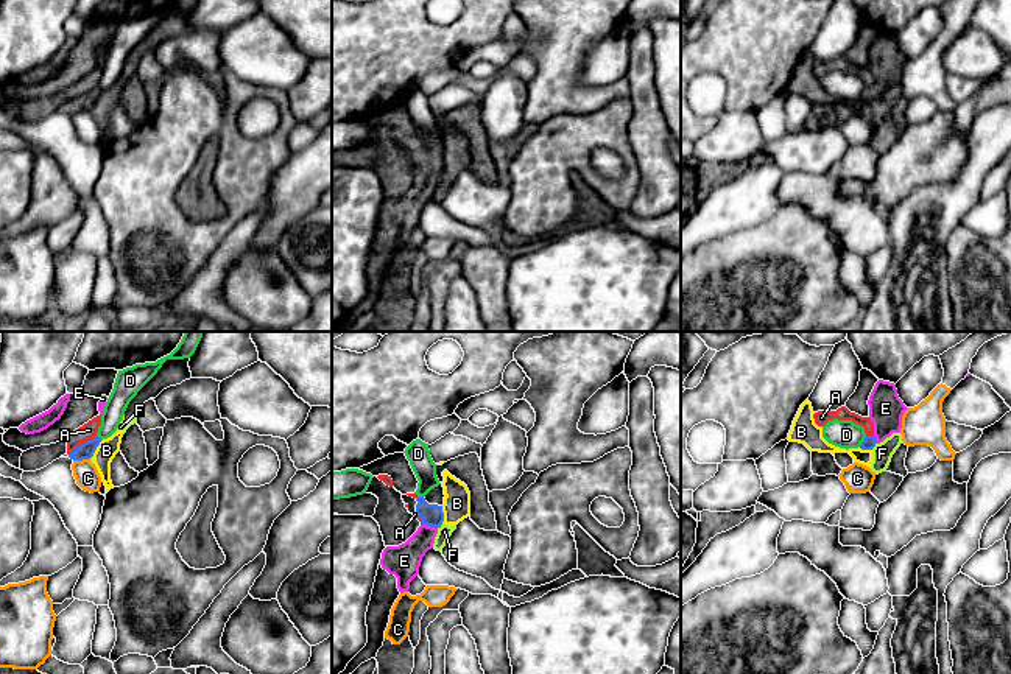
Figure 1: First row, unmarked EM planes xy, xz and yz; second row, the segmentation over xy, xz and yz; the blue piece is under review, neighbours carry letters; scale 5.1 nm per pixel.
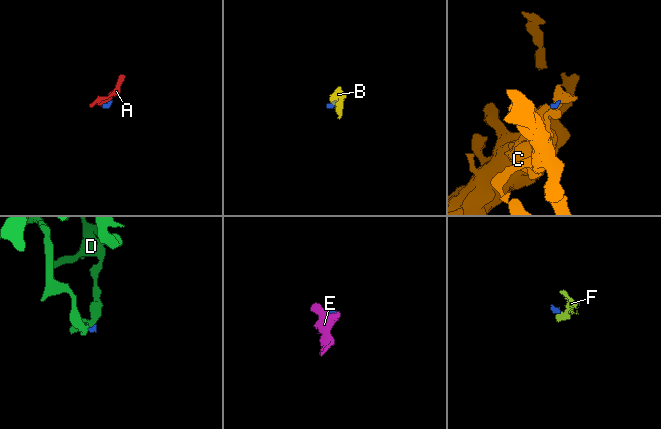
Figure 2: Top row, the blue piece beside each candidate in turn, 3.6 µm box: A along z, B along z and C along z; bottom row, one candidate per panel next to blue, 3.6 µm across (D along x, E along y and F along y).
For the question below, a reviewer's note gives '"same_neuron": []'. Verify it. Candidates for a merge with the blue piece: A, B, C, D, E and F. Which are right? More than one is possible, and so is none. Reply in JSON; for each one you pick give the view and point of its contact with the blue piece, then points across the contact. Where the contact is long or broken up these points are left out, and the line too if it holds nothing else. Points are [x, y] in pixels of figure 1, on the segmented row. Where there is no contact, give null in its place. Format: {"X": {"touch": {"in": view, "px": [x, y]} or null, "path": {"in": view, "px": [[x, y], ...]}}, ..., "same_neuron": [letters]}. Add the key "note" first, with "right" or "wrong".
{"note": "wrong", "E": {"touch": {"in": "xz", "px": [430, 525]}, "path": {"in": "xz", "px": [[432, 516], [430, 525], [422, 540], [404, 561]]}}, "same_neuron": ["E"]}

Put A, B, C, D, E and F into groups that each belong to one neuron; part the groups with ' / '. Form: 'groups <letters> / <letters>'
groups A / B F / C / D / E

